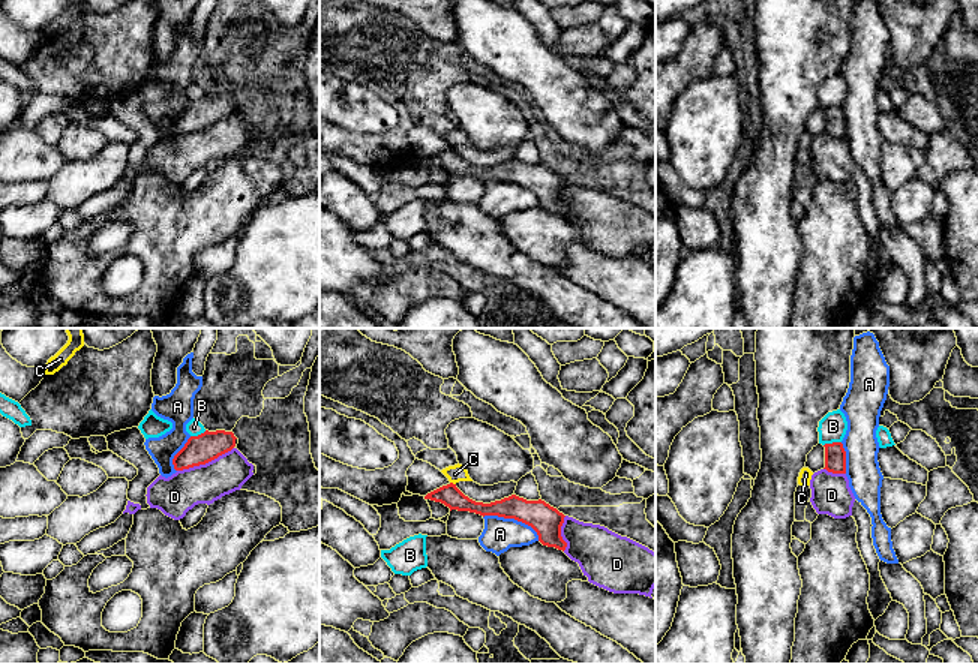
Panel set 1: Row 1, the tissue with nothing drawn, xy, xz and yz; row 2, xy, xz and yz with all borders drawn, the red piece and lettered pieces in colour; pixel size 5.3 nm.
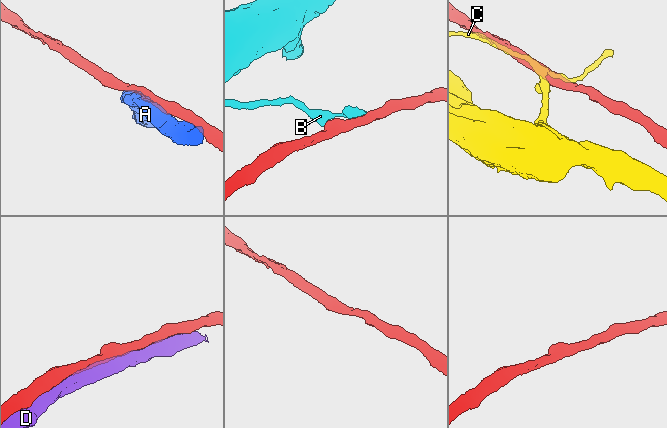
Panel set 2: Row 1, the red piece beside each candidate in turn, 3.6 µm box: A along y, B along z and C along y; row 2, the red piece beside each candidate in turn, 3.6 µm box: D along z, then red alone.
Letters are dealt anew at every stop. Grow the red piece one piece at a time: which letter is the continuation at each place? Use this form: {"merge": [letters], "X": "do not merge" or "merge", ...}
{"merge": [], "A": "do not merge", "B": "do not merge", "C": "do not merge", "D": "do not merge"}

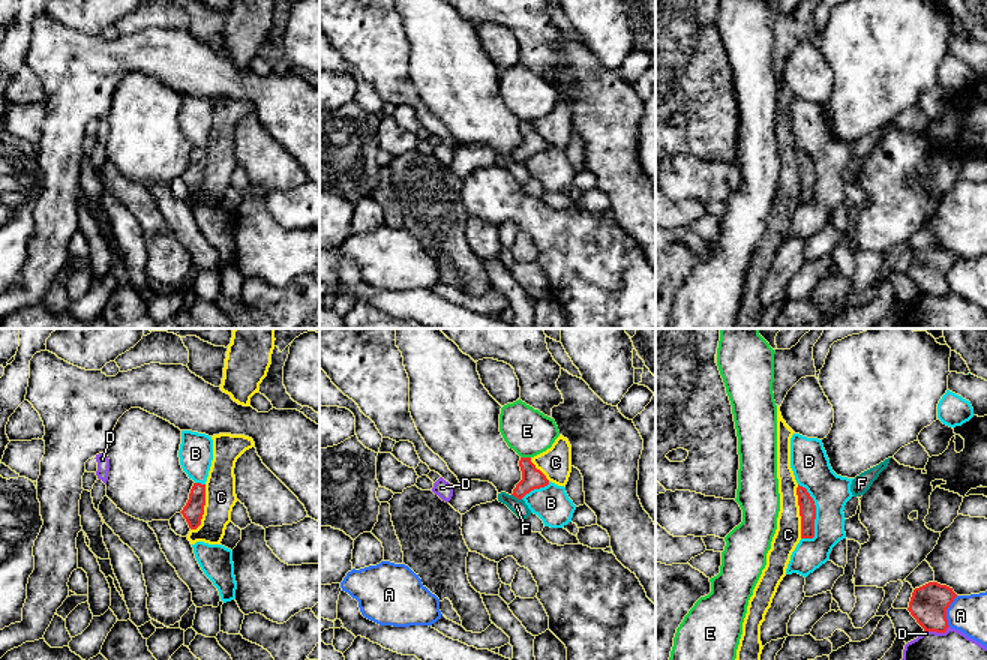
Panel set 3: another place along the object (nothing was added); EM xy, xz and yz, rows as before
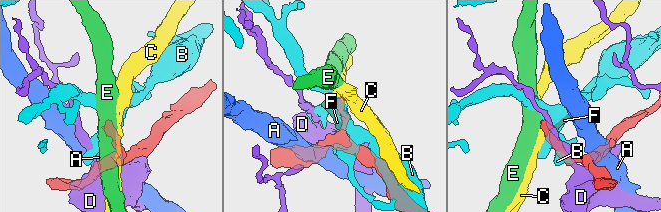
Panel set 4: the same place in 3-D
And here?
{"merge": ["F"], "A": "do not merge", "B": "do not merge", "C": "do not merge", "D": "do not merge", "E": "do not merge", "F": "merge"}

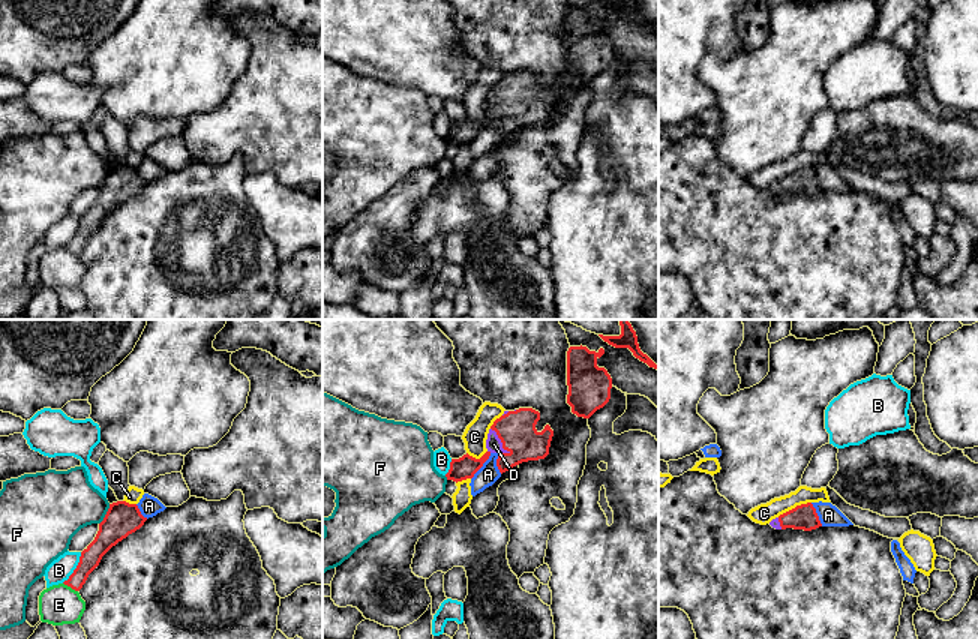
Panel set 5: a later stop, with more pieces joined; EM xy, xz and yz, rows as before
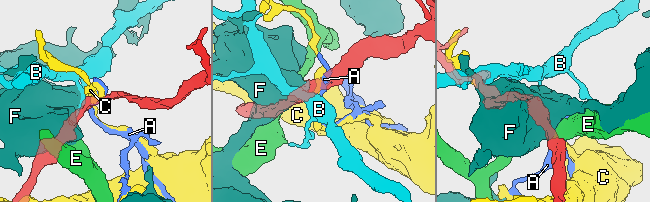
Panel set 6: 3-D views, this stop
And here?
{"merge": ["D"], "A": "do not merge", "B": "do not merge", "C": "do not merge", "D": "merge", "E": "do not merge", "F": "do not merge"}

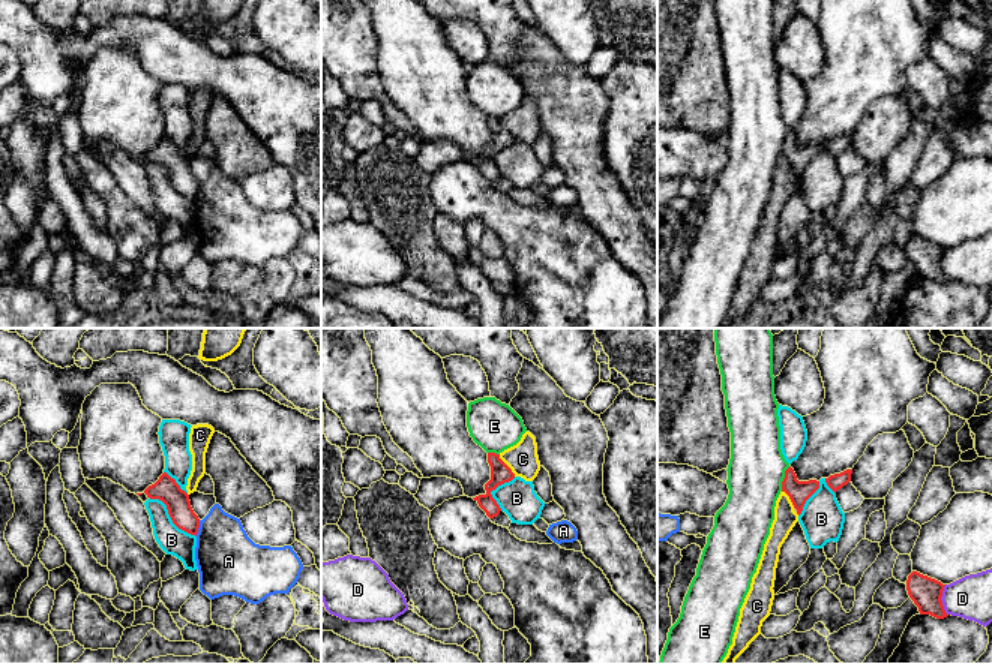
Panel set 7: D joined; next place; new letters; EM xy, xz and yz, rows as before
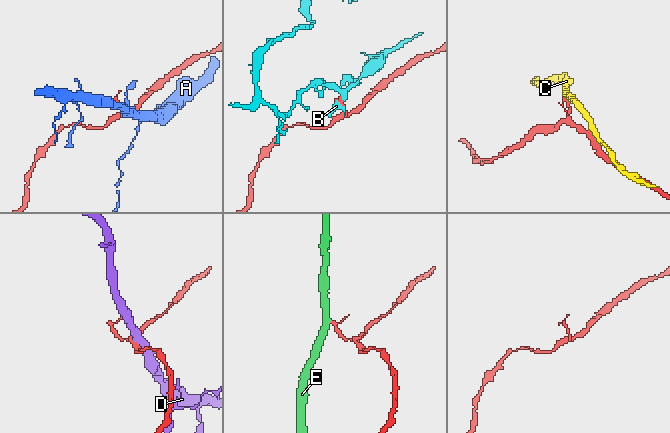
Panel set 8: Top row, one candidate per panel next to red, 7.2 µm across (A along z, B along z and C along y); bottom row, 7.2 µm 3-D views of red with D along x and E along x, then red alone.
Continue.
{"merge": [], "A": "do not merge", "B": "do not merge", "C": "do not merge", "D": "do not merge", "E": "do not merge"}

